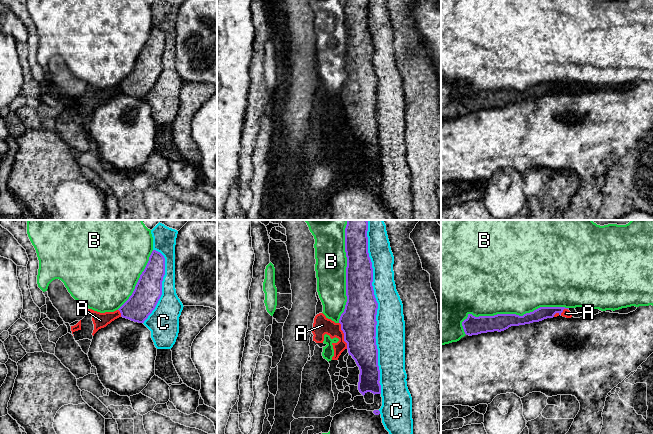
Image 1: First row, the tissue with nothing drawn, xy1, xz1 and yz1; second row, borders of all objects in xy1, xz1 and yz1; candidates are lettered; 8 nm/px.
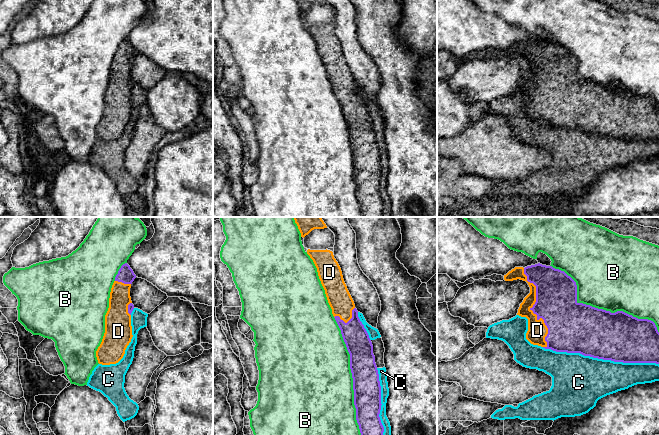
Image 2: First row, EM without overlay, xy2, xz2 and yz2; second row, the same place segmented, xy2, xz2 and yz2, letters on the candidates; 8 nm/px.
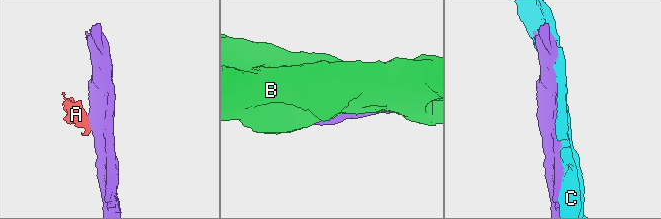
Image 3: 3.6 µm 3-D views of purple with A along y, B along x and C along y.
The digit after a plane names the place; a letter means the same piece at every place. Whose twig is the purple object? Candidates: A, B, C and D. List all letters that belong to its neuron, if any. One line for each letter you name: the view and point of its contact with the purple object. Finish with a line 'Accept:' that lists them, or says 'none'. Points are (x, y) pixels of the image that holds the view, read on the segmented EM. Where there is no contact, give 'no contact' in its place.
D: yz2 (531, 309)
Accept: D

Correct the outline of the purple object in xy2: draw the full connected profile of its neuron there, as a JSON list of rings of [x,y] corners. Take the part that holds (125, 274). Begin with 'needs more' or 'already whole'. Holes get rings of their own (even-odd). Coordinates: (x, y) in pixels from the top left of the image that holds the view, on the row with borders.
needs more; [[[127,263],[121,266],[115,277],[110,292],[109,308],[105,315],[105,333],[96,351],[99,364],[118,363],[131,342],[131,313],[134,305],[130,297],[130,288],[135,278],[136,275]]]

